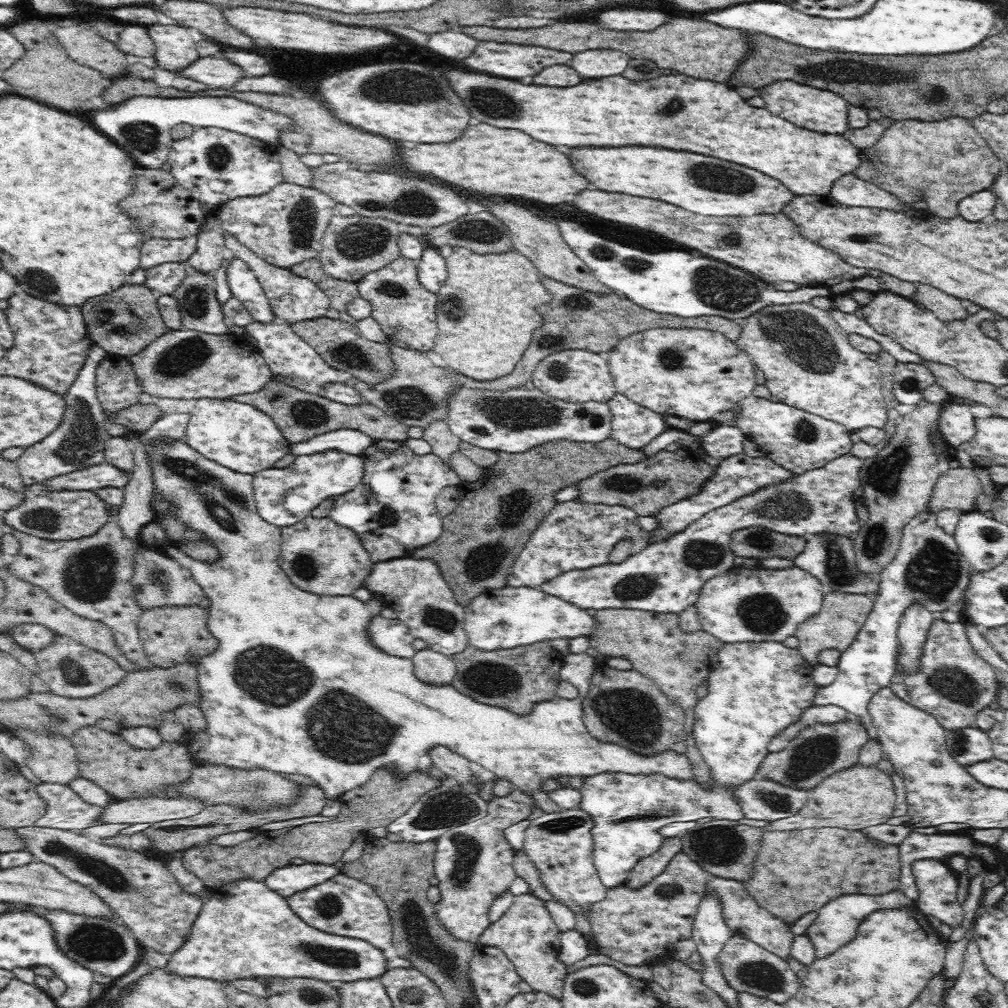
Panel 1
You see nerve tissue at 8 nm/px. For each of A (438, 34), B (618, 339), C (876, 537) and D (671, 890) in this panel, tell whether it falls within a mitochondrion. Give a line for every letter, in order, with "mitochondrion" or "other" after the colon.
A: other
B: other
C: mitochondrion
D: mitochondrion

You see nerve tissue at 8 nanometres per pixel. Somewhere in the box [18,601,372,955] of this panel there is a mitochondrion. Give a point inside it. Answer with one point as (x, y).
(116, 880)

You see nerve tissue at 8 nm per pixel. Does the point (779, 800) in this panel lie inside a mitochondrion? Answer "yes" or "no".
yes

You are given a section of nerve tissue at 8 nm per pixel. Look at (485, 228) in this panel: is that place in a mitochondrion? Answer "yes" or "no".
yes

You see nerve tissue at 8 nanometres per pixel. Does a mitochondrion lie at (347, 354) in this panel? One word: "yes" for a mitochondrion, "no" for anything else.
yes

